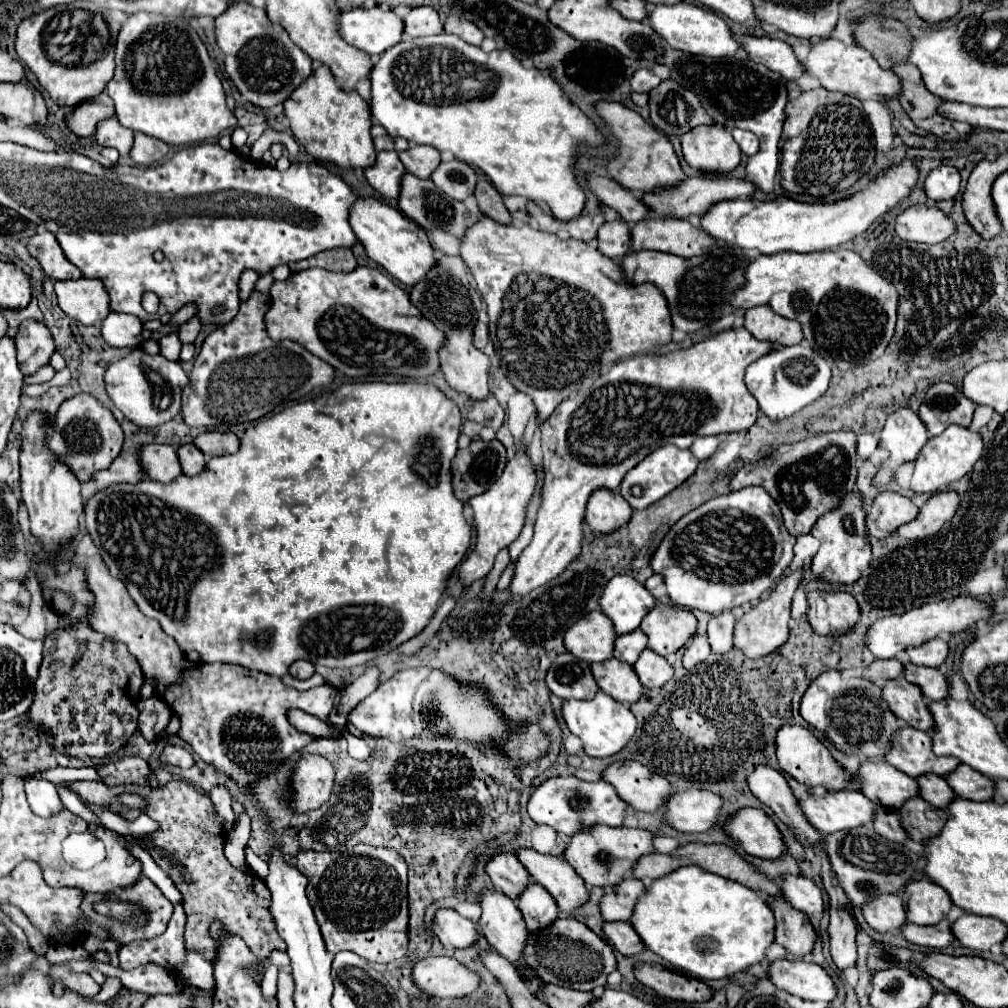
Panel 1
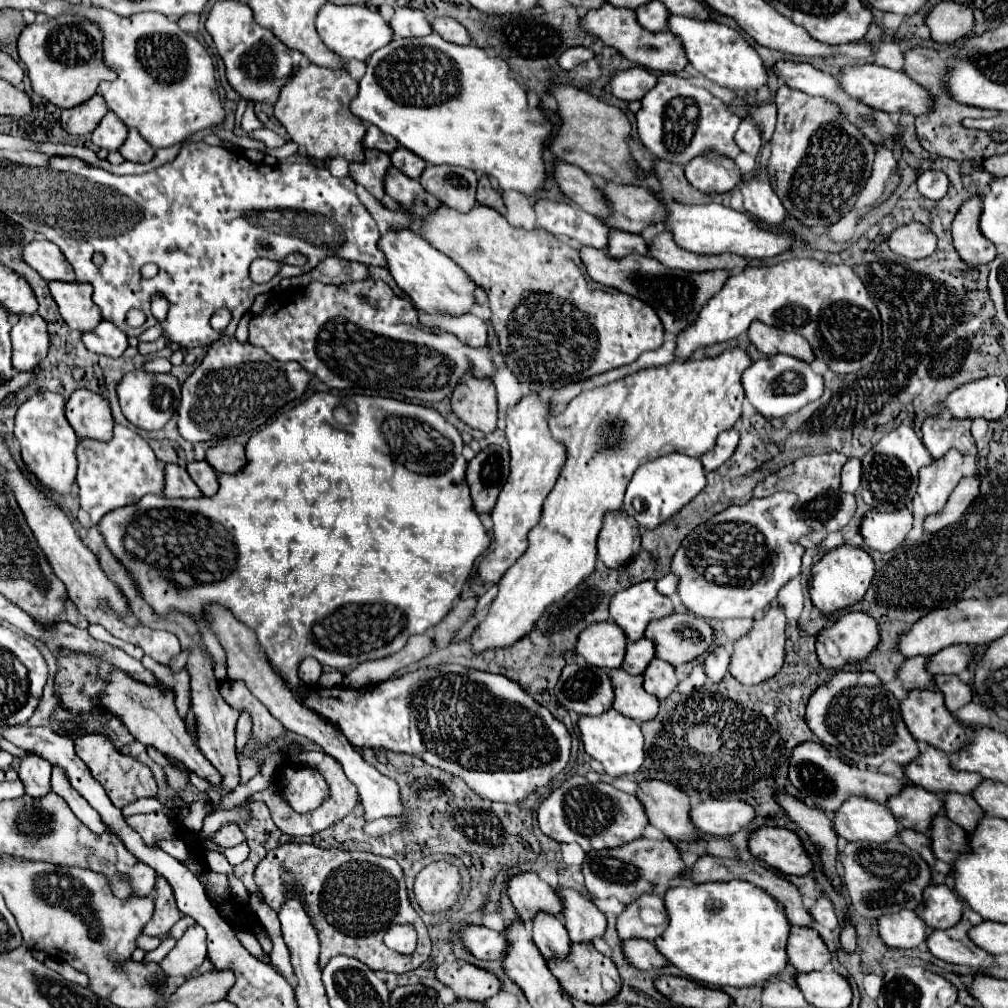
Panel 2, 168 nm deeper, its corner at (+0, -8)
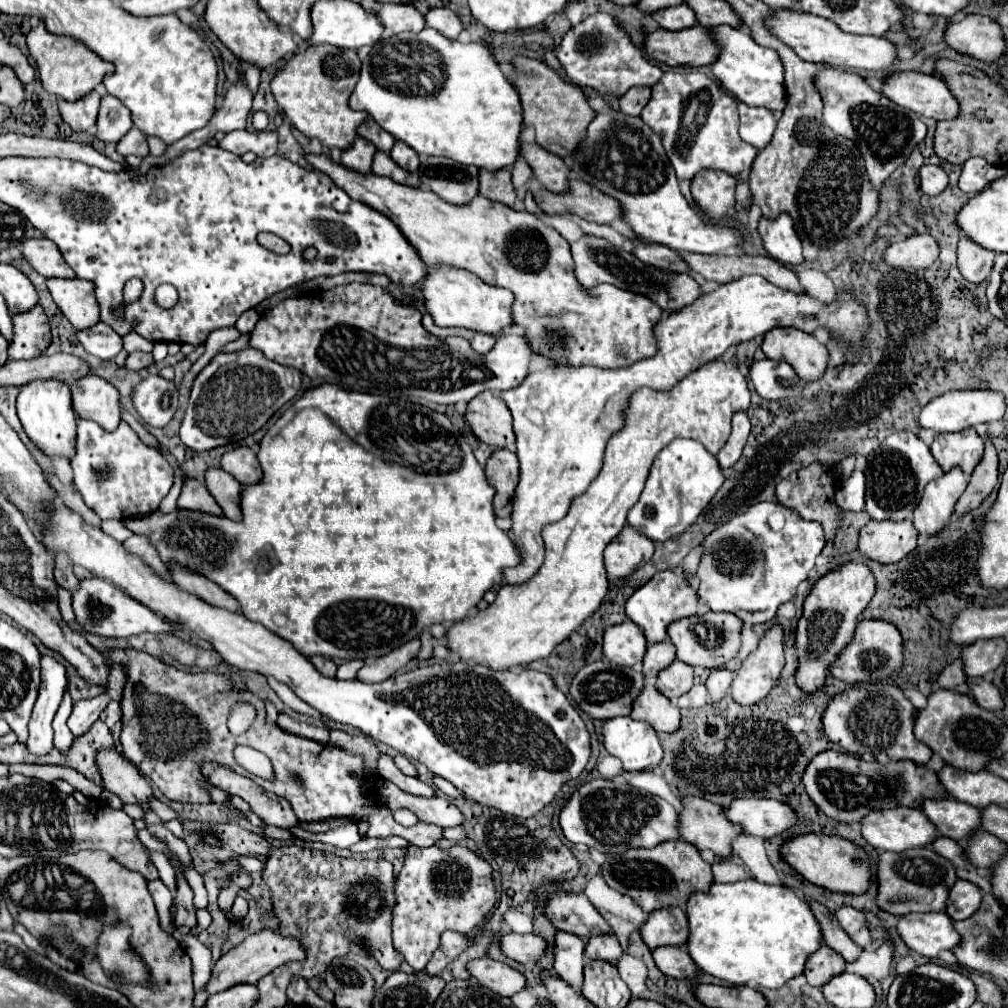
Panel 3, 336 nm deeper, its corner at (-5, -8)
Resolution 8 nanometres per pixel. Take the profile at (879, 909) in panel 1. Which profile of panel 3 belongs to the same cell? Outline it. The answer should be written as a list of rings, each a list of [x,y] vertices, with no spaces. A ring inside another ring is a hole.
[[[910,913],[904,915],[898,923],[898,935],[902,941],[916,953],[936,959],[940,951],[952,951],[960,945],[960,933],[952,927],[952,919],[946,913]]]

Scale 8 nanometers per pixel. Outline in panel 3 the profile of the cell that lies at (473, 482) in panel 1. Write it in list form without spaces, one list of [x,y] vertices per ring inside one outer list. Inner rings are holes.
[[[496,449],[486,467],[486,479],[488,483],[496,489],[496,497],[494,497],[494,511],[498,517],[510,517],[512,509],[512,497],[514,497],[514,489],[518,485],[518,459],[516,453],[508,451],[508,449]]]

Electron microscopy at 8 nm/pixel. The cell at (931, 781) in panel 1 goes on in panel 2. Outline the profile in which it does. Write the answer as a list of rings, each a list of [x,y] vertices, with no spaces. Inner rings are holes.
[[[945,793],[943,795],[943,811],[953,823],[961,825],[967,833],[973,831],[977,821],[983,817],[981,807],[973,801],[971,795],[949,795],[949,793]]]

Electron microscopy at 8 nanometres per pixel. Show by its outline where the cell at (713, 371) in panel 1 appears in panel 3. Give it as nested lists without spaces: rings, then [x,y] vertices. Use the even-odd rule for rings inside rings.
[[[714,361],[706,363],[702,371],[694,371],[694,375],[688,375],[674,387],[674,391],[662,395],[650,389],[638,389],[632,399],[630,407],[626,409],[626,425],[618,435],[614,435],[604,453],[604,467],[600,475],[590,483],[584,495],[574,499],[570,505],[570,511],[564,519],[556,523],[548,523],[542,529],[542,539],[546,545],[546,561],[540,567],[538,575],[530,583],[522,585],[502,585],[494,603],[488,605],[486,611],[478,611],[476,617],[464,619],[448,627],[446,631],[446,647],[456,653],[462,661],[476,661],[484,663],[494,671],[506,671],[516,665],[526,665],[536,659],[546,659],[556,645],[560,645],[564,639],[572,635],[574,629],[578,629],[588,617],[592,617],[602,599],[608,593],[608,579],[606,579],[606,569],[604,569],[604,559],[602,553],[606,545],[626,527],[626,515],[628,511],[636,505],[644,481],[648,477],[648,471],[654,463],[654,457],[674,439],[686,437],[686,439],[696,439],[702,445],[708,447],[712,455],[716,455],[728,435],[730,435],[730,419],[736,411],[746,411],[750,405],[750,391],[746,385],[746,377],[740,373],[736,363],[724,363],[724,361]]]

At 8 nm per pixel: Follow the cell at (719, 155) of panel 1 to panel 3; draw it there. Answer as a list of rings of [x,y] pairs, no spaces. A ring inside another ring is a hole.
[[[706,171],[706,175],[698,175],[698,179],[692,179],[694,203],[710,219],[722,219],[734,207],[736,183],[738,181],[734,177],[722,175],[722,171]]]

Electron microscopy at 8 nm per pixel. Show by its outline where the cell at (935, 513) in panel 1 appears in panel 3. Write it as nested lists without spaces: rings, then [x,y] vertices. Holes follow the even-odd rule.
[[[986,441],[984,459],[974,469],[974,475],[970,475],[970,483],[962,493],[962,497],[958,499],[956,515],[962,515],[966,511],[980,507],[982,501],[994,491],[996,483],[998,483],[998,455],[992,441]]]

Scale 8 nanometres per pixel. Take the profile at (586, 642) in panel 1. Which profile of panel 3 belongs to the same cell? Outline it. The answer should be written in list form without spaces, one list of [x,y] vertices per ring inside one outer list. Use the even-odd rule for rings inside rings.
[[[634,621],[610,625],[604,631],[604,657],[620,667],[636,667],[646,655],[648,643],[644,631]]]

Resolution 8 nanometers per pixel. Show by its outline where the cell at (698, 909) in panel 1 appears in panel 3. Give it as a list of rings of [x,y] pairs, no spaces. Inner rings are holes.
[[[756,879],[714,883],[708,893],[692,895],[686,905],[690,939],[686,949],[700,971],[730,985],[780,989],[792,977],[802,975],[806,959],[824,943],[820,925],[794,889],[768,885]]]

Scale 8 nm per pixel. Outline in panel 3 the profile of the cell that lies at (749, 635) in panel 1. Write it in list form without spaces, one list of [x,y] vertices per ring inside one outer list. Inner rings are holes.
[[[772,625],[760,639],[758,649],[746,657],[736,679],[732,681],[730,695],[738,705],[754,705],[762,701],[774,687],[780,671],[784,669],[784,631]]]

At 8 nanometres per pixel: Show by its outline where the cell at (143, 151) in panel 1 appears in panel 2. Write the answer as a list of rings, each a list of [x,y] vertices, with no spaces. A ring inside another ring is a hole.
[[[129,131],[129,137],[119,149],[119,153],[133,163],[149,163],[155,157],[155,149],[149,143],[145,143],[145,139],[137,135],[137,131]]]

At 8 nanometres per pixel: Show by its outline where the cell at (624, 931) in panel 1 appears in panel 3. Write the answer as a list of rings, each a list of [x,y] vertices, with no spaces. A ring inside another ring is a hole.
[[[660,947],[652,951],[654,961],[658,965],[658,969],[674,979],[696,979],[696,975],[700,973],[700,969],[696,967],[696,963],[692,961],[692,957],[684,951],[684,947]]]

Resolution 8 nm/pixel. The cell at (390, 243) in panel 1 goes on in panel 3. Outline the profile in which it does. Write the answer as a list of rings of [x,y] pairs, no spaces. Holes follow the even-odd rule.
[[[438,267],[436,271],[428,273],[422,285],[426,309],[434,317],[434,323],[440,327],[466,327],[496,337],[502,329],[514,325],[512,319],[514,295],[506,289],[482,283],[476,275],[470,275],[468,271],[458,271],[456,267]]]

